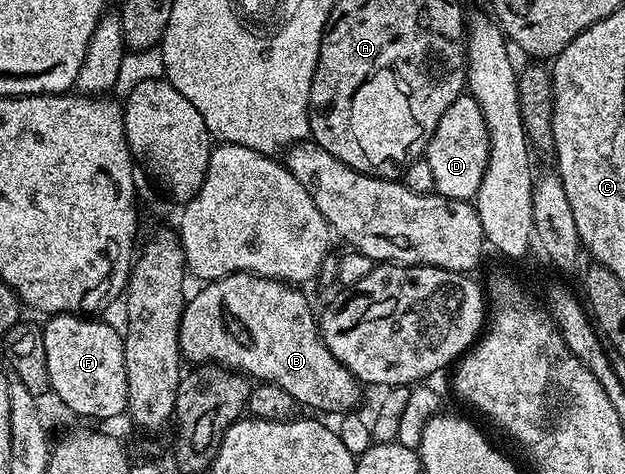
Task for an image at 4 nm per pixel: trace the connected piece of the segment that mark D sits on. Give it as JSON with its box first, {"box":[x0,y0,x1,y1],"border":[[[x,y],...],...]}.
{"box":[426,96,488,199],"border":[[[461,96],[442,112],[438,128],[427,139],[426,157],[434,171],[435,193],[443,198],[475,199],[488,168],[488,129],[478,104],[470,96]]]}

